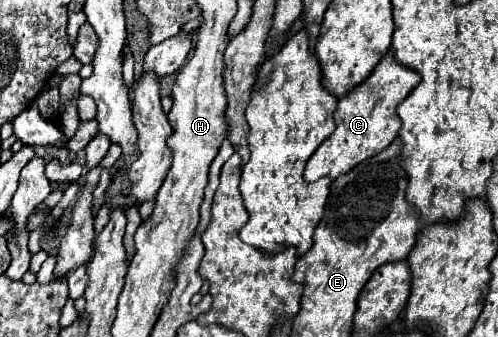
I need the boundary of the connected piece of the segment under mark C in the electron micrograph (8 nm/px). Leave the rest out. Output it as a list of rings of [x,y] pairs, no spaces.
[[[388,51],[378,63],[378,69],[374,69],[372,75],[362,85],[354,87],[346,97],[338,101],[338,107],[334,111],[336,131],[318,147],[318,151],[306,163],[304,171],[306,183],[314,183],[320,177],[336,179],[354,169],[358,163],[384,151],[394,141],[400,129],[400,117],[396,115],[396,107],[400,101],[408,97],[408,93],[418,83],[420,83],[418,73],[400,65],[394,59],[394,53]]]

